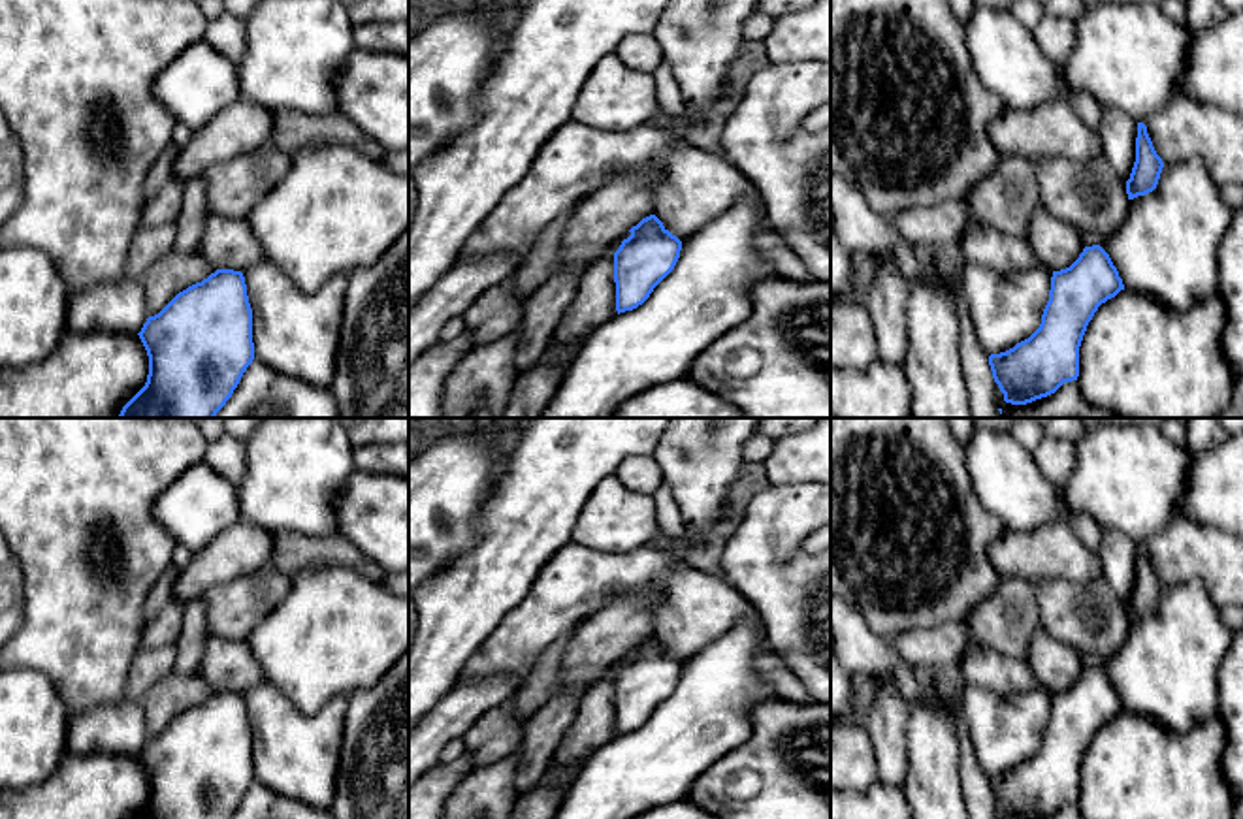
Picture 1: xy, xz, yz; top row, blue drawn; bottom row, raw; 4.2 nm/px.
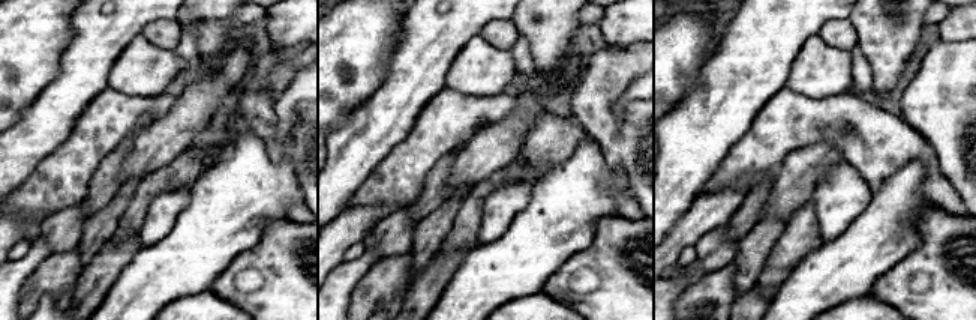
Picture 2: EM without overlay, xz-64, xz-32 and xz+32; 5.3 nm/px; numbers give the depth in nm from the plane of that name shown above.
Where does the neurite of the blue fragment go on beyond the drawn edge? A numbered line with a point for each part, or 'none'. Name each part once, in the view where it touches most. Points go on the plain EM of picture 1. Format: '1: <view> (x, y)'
none

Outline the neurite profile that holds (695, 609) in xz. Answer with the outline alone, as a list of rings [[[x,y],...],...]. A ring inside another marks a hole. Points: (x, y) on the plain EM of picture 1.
[[[571,540],[550,557],[535,578],[531,591],[503,618],[461,668],[458,683],[493,680],[497,676],[524,683],[552,642],[571,634],[580,621],[606,608],[618,597],[642,591],[650,584],[663,589],[654,608],[654,636],[680,663],[689,661],[697,651],[736,623],[750,619],[755,612],[748,599],[727,580],[701,572],[691,565],[676,563],[667,550],[644,546],[627,554],[603,554]]]

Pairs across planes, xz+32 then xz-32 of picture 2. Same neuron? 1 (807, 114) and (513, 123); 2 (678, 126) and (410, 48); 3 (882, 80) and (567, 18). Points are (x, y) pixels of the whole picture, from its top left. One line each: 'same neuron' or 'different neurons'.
1: different neurons
2: same neuron
3: same neuron

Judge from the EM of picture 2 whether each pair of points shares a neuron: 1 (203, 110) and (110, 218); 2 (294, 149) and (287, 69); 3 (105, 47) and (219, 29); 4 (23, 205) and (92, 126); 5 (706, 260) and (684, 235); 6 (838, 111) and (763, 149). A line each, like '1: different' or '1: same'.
1: same
2: same
3: different
4: same
5: different
6: same

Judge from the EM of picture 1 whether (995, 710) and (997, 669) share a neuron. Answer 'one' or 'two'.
two

